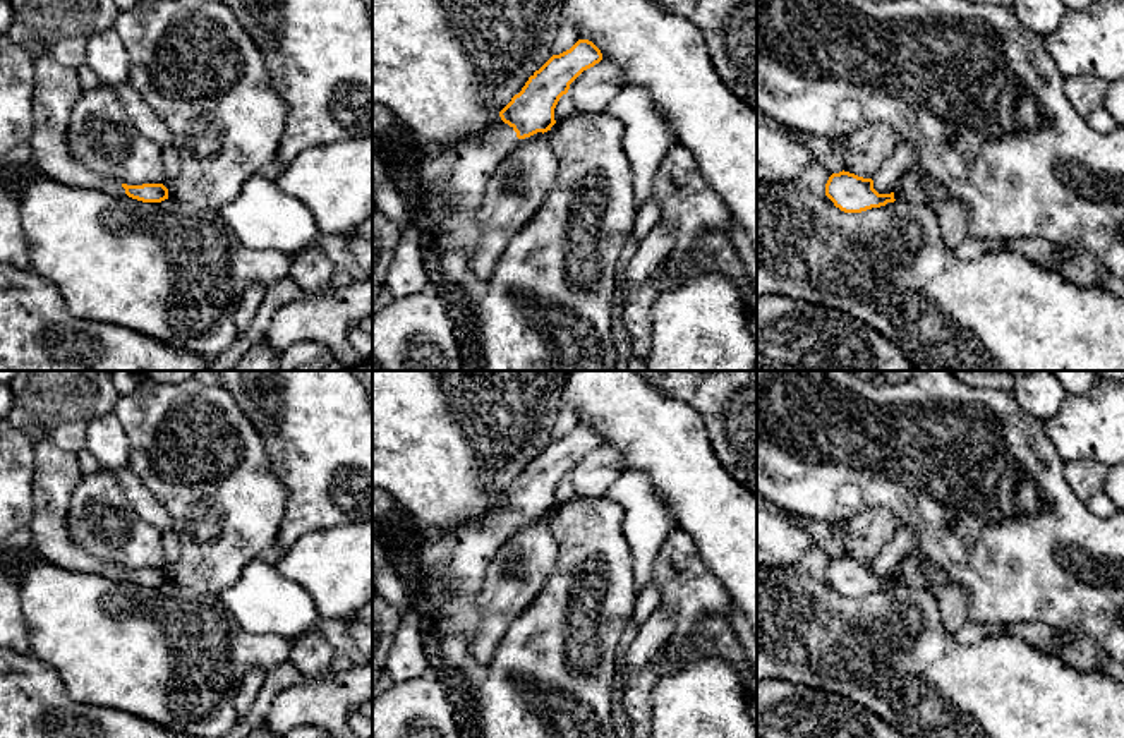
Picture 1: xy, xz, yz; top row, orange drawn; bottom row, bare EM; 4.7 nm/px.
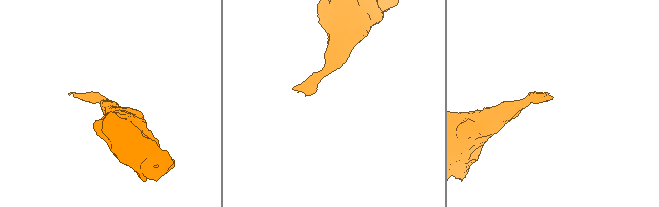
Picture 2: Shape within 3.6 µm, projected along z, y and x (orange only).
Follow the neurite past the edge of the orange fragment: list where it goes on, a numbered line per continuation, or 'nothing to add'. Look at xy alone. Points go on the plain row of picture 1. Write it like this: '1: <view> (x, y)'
1: xy (57, 474)

